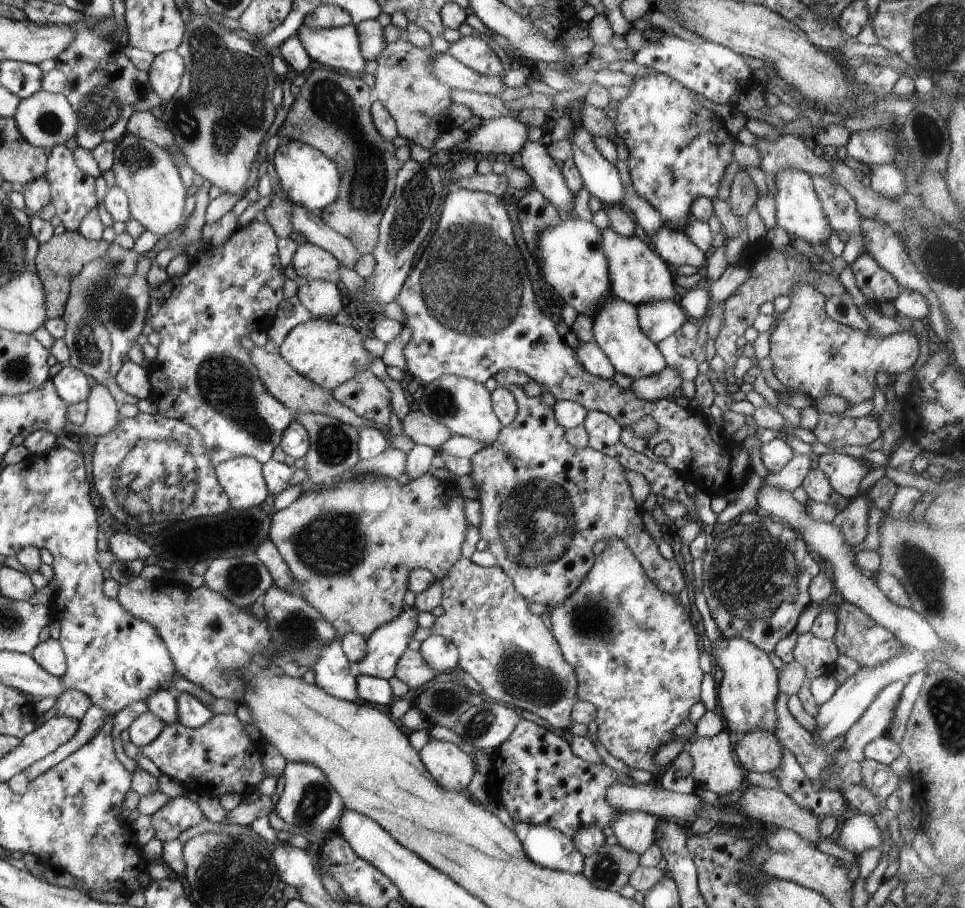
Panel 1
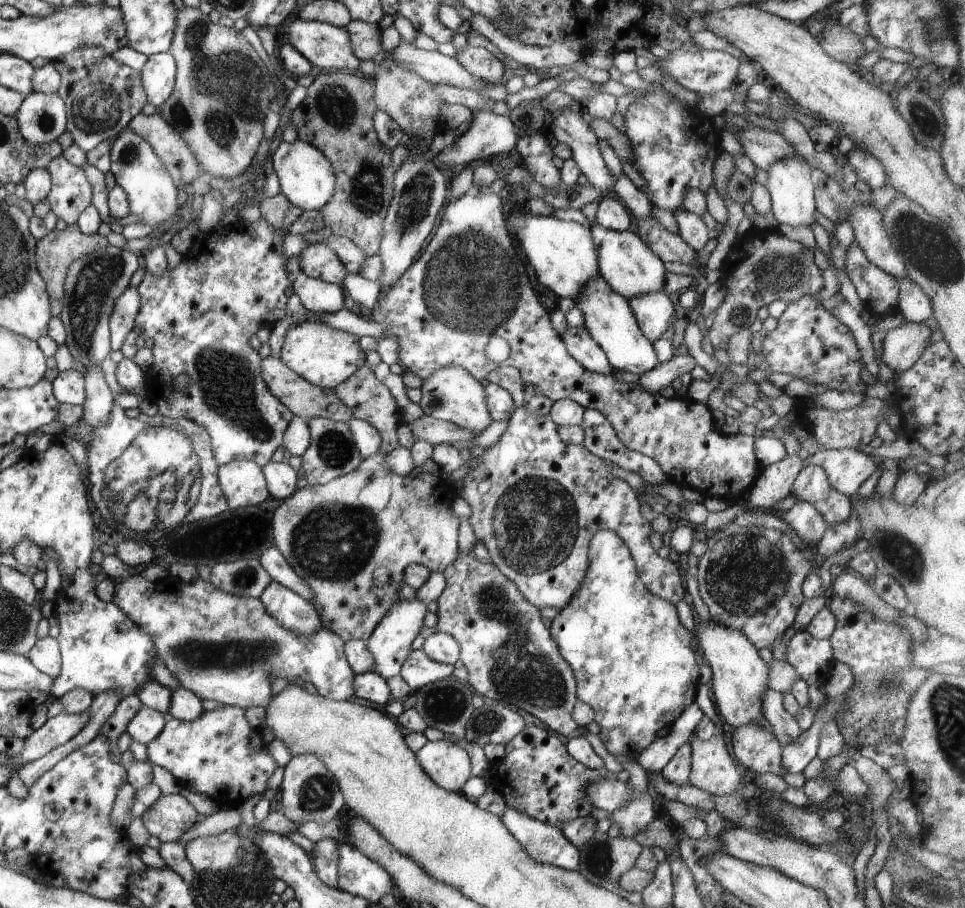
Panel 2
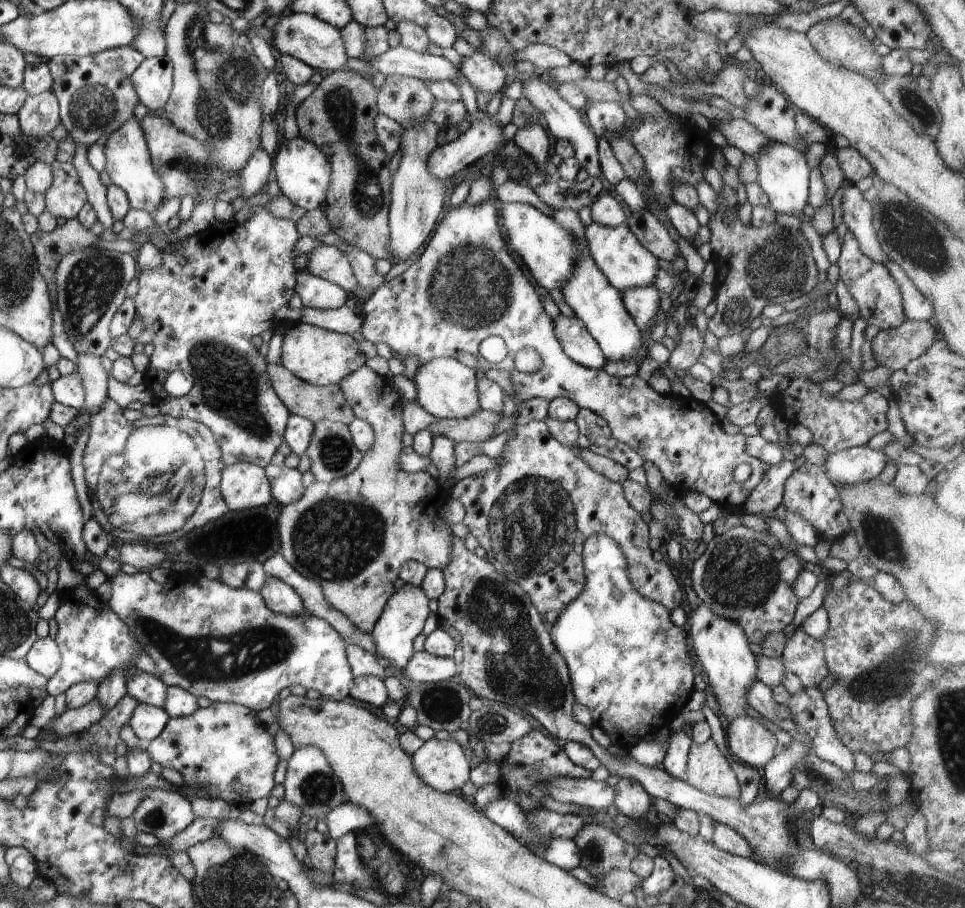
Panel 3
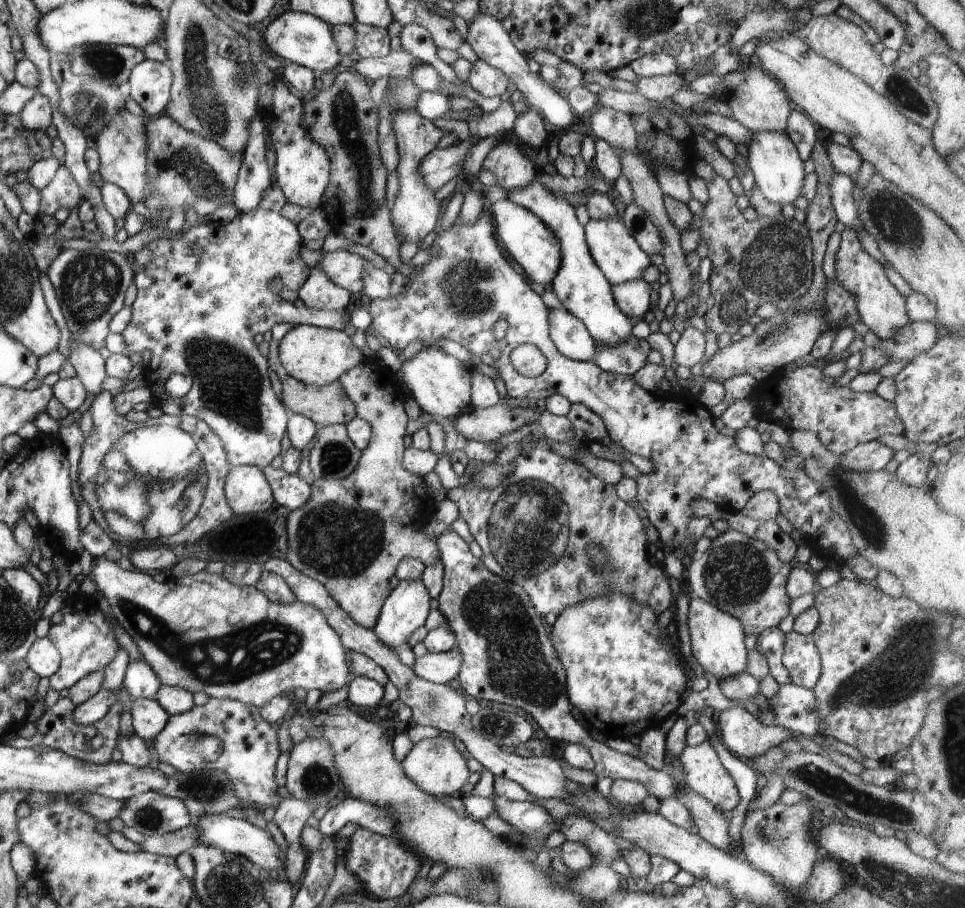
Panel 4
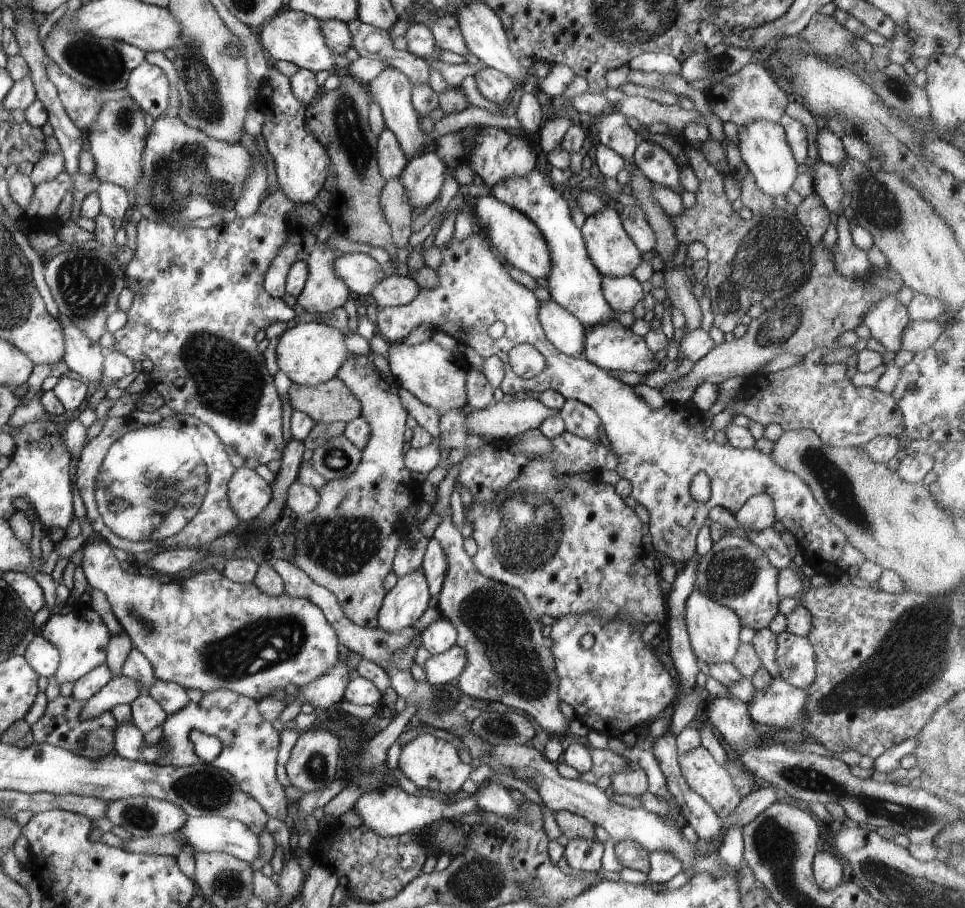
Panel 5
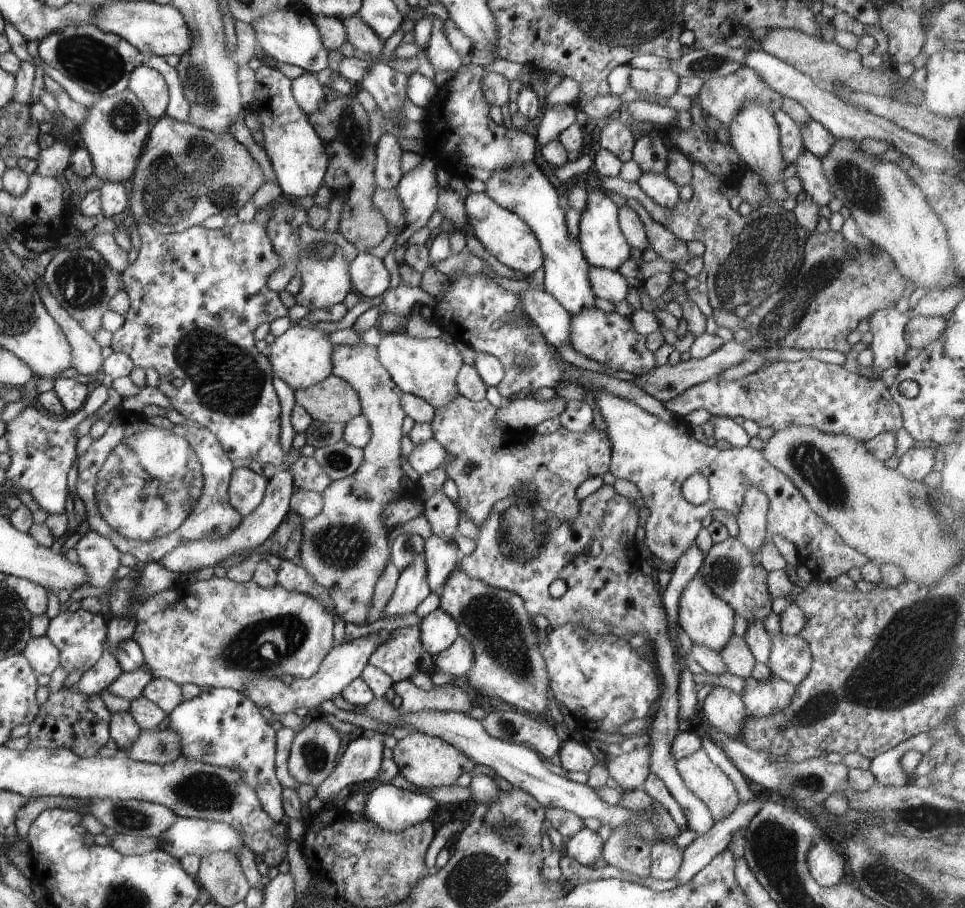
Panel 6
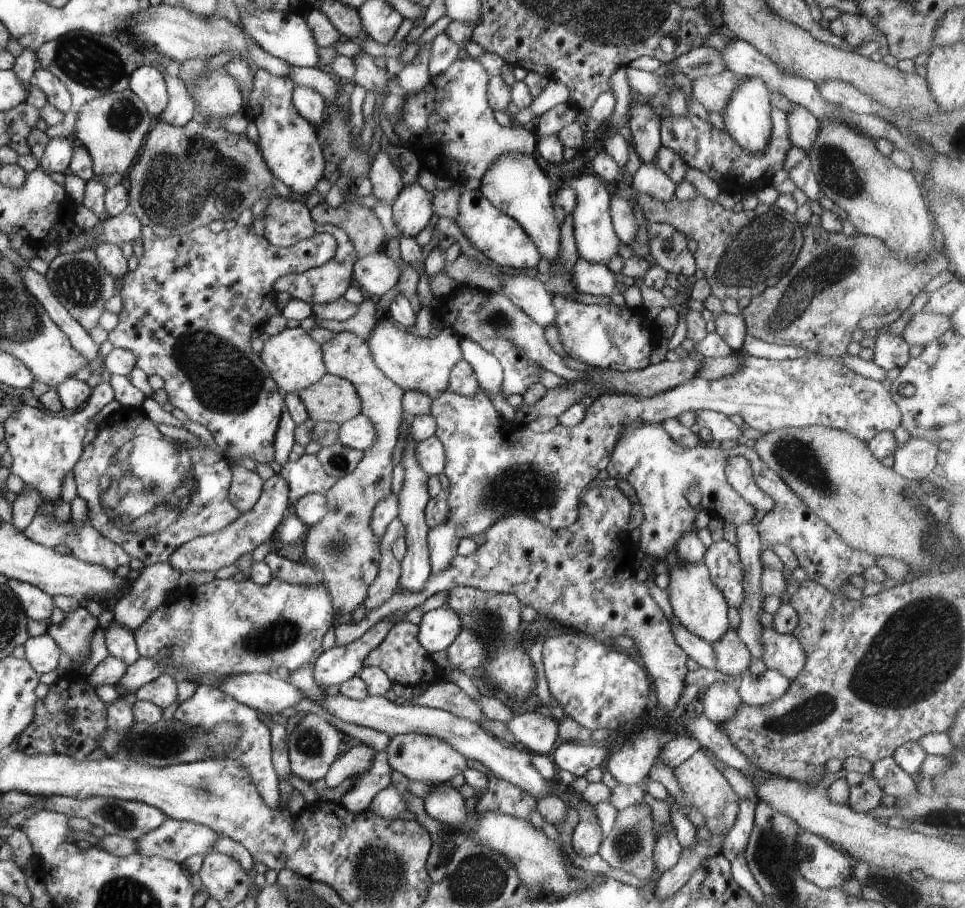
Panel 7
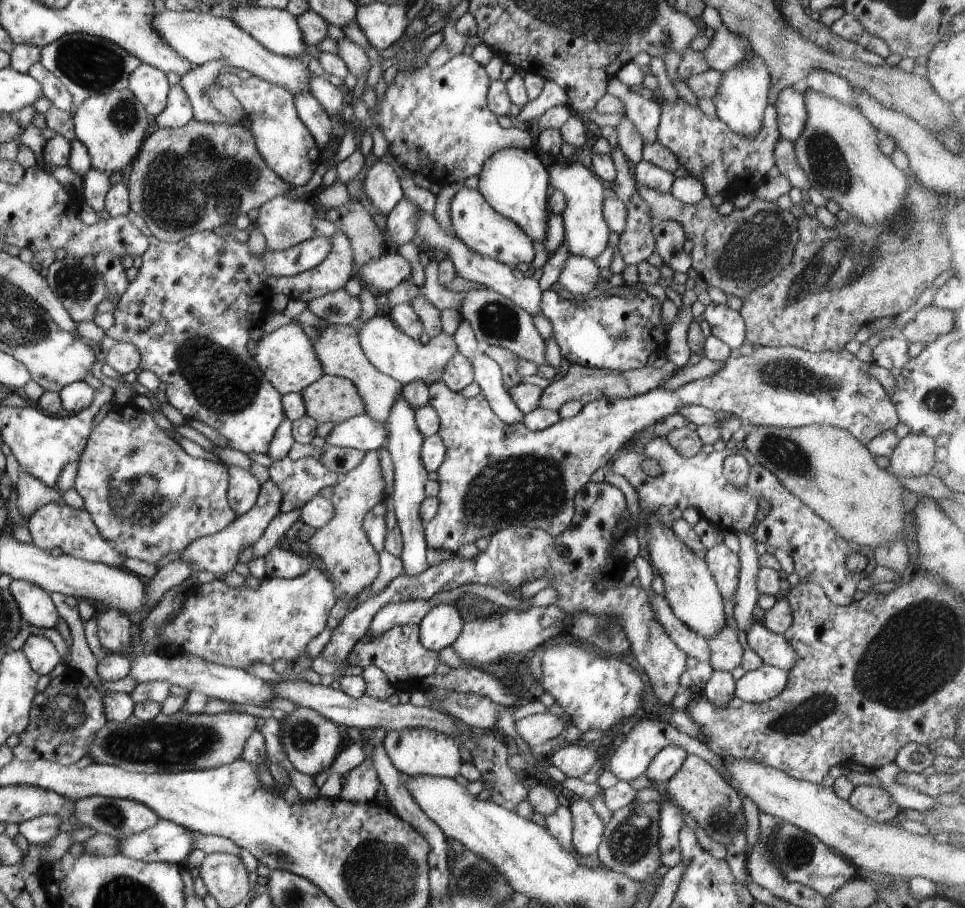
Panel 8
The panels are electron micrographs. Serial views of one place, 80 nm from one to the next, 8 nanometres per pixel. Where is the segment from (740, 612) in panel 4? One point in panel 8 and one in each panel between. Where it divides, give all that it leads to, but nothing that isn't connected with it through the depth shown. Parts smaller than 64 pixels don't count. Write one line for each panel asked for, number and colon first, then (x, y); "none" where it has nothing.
5: (735, 572)
6: (731, 571)
7: (722, 558)
8: (724, 564)

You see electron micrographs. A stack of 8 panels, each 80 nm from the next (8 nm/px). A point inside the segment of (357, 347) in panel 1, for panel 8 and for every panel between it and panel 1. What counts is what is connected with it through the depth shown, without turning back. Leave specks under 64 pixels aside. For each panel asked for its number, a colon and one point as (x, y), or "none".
2: (324, 356)
3: (321, 357)
4: (313, 355)
5: (311, 353)
6: (302, 357)
7: (295, 361)
8: (288, 360)

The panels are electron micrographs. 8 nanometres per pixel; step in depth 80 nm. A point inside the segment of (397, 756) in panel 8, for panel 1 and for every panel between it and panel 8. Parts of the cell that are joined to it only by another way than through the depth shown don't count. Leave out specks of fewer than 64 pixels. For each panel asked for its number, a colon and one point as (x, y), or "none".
1: (453, 767)
2: (448, 765)
3: (442, 764)
4: (434, 764)
5: (432, 763)
6: (425, 761)
7: (423, 758)

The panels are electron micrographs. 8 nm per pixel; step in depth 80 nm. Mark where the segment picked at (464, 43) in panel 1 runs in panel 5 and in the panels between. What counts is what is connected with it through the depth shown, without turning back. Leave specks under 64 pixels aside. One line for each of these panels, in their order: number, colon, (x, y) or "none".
2: (479, 62)
3: (484, 73)
4: (488, 81)
5: (495, 86)

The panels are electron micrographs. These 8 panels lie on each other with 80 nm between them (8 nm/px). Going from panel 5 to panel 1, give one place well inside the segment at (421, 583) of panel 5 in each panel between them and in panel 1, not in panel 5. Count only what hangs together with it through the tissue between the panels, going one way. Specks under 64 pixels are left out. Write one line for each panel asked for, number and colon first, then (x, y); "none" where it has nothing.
1: (385, 646)
2: (390, 642)
3: (403, 617)
4: (407, 606)

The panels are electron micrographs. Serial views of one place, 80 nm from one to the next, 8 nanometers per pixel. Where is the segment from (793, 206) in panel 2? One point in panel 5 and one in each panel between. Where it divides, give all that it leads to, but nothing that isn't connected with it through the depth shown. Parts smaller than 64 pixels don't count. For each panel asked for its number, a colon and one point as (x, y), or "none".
3: (783, 174)
4: (778, 170)
5: (762, 144)

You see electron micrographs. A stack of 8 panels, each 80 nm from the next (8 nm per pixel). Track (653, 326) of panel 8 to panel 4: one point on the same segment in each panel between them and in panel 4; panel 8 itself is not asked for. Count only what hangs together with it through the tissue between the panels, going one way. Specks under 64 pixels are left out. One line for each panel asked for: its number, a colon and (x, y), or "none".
4: (627, 358)
5: (611, 346)
6: (608, 338)
7: (603, 335)

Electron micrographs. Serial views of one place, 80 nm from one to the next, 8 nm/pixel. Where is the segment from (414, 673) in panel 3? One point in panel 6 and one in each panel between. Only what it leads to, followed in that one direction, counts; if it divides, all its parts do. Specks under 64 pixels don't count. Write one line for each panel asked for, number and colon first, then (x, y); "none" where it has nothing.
4: (440, 668)
5: (441, 668)
6: (457, 659)

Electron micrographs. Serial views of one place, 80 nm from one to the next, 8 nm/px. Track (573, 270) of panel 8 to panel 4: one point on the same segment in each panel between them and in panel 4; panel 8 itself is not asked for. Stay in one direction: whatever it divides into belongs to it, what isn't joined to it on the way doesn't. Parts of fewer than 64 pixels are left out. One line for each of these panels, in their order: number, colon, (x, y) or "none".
4: (633, 298)
5: (622, 293)
6: (609, 284)
7: (589, 277)

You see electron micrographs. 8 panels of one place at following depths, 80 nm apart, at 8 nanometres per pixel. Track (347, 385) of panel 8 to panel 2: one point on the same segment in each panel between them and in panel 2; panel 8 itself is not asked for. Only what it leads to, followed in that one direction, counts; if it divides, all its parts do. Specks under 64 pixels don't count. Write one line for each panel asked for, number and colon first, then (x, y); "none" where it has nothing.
2: (305, 400)
3: (316, 403)
4: (328, 404)
5: (332, 401)
6: (332, 400)
7: (333, 399)

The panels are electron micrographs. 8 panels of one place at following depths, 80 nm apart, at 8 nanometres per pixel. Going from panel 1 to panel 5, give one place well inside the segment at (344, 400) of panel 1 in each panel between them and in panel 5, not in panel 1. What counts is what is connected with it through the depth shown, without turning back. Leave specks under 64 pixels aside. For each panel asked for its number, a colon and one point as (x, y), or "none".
2: (335, 536)
3: (352, 535)
4: (350, 536)
5: (347, 544)

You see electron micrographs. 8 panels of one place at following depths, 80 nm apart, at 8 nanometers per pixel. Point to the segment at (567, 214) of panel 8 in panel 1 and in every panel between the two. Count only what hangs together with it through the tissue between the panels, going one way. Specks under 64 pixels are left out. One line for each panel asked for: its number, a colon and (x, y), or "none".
1: (637, 274)
2: (630, 268)
3: (618, 253)
4: (617, 254)
5: (611, 250)
6: (600, 237)
7: (596, 240)

